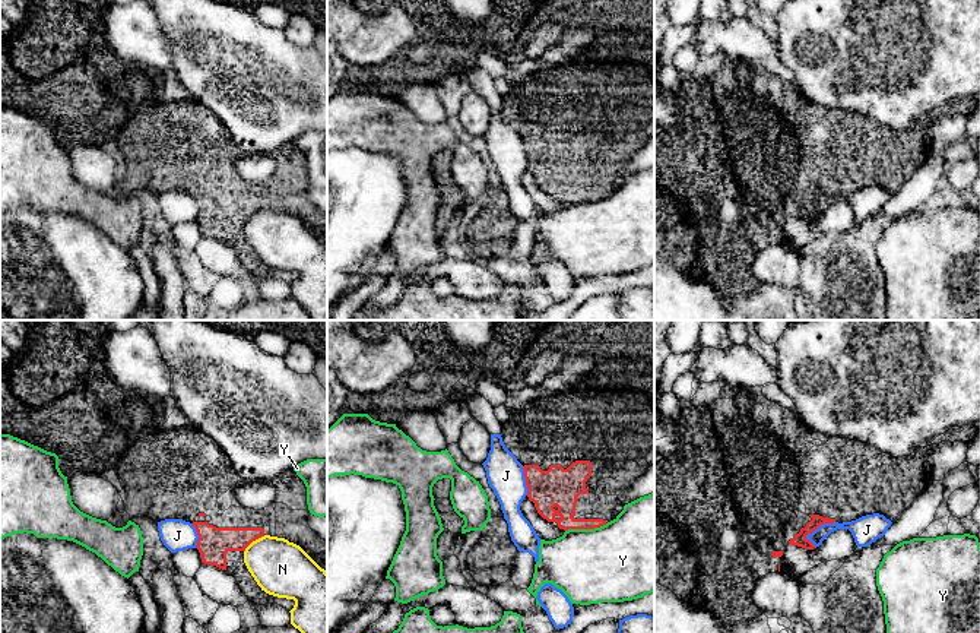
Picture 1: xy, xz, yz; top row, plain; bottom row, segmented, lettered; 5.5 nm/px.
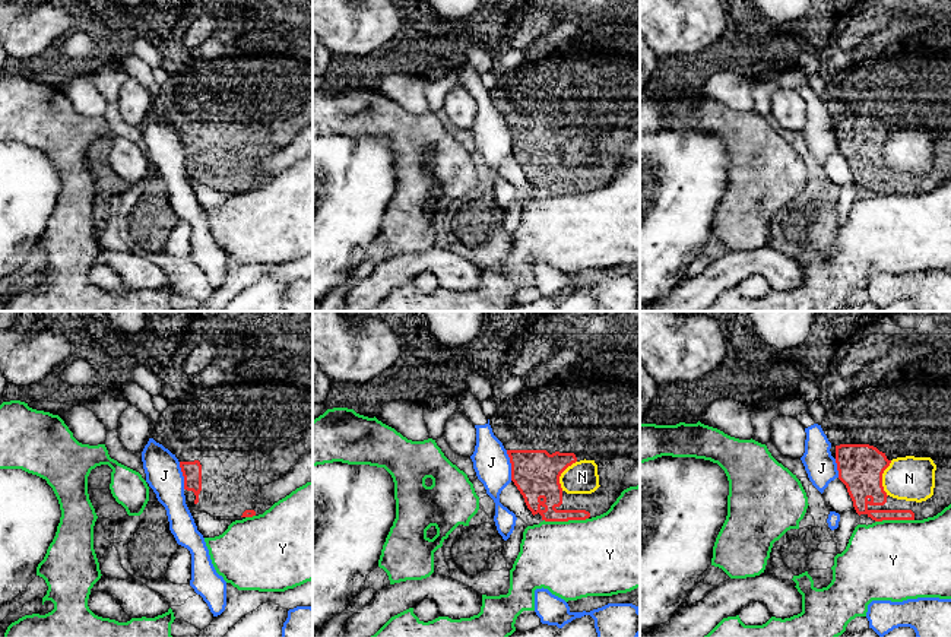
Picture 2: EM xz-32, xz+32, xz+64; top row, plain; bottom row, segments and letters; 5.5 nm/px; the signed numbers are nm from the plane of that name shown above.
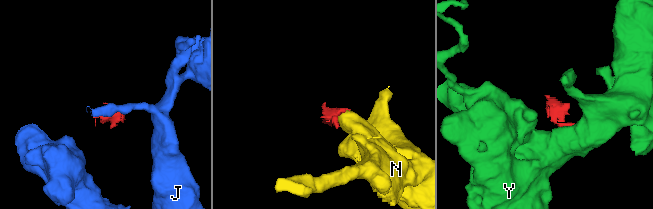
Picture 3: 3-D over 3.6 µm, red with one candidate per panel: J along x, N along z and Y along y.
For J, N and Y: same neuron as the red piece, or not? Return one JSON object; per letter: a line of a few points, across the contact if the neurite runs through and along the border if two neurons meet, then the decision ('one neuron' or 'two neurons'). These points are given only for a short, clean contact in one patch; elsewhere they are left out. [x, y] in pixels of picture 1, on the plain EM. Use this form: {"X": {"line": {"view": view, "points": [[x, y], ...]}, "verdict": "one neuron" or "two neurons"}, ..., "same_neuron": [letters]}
{"J": {"line": {"view": "yz", "points": [[834, 193], [821, 196], [805, 211]]}, "verdict": "two neurons"}, "N": {"line": {"view": "xy", "points": [[265, 208], [254, 212], [244, 224]]}, "verdict": "two neurons"}, "Y": {"verdict": "two neurons"}, "same_neuron": []}

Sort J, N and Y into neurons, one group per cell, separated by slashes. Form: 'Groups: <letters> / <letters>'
Groups: J / N / Y

